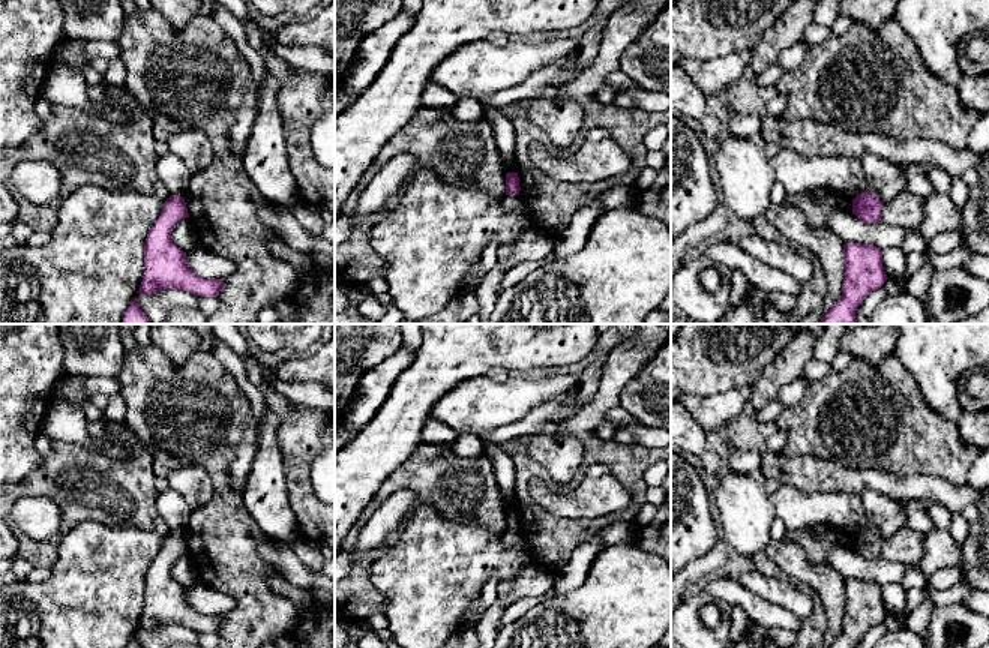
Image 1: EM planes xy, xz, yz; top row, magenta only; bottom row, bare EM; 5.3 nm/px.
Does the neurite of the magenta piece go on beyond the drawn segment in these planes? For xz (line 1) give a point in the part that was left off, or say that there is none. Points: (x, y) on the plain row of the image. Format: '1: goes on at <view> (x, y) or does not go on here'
1: does not go on here

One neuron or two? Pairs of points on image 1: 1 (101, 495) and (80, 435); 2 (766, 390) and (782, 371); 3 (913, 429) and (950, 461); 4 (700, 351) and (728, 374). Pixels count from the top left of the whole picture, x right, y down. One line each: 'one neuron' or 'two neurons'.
1: two neurons
2: one neuron
3: one neuron
4: one neuron

